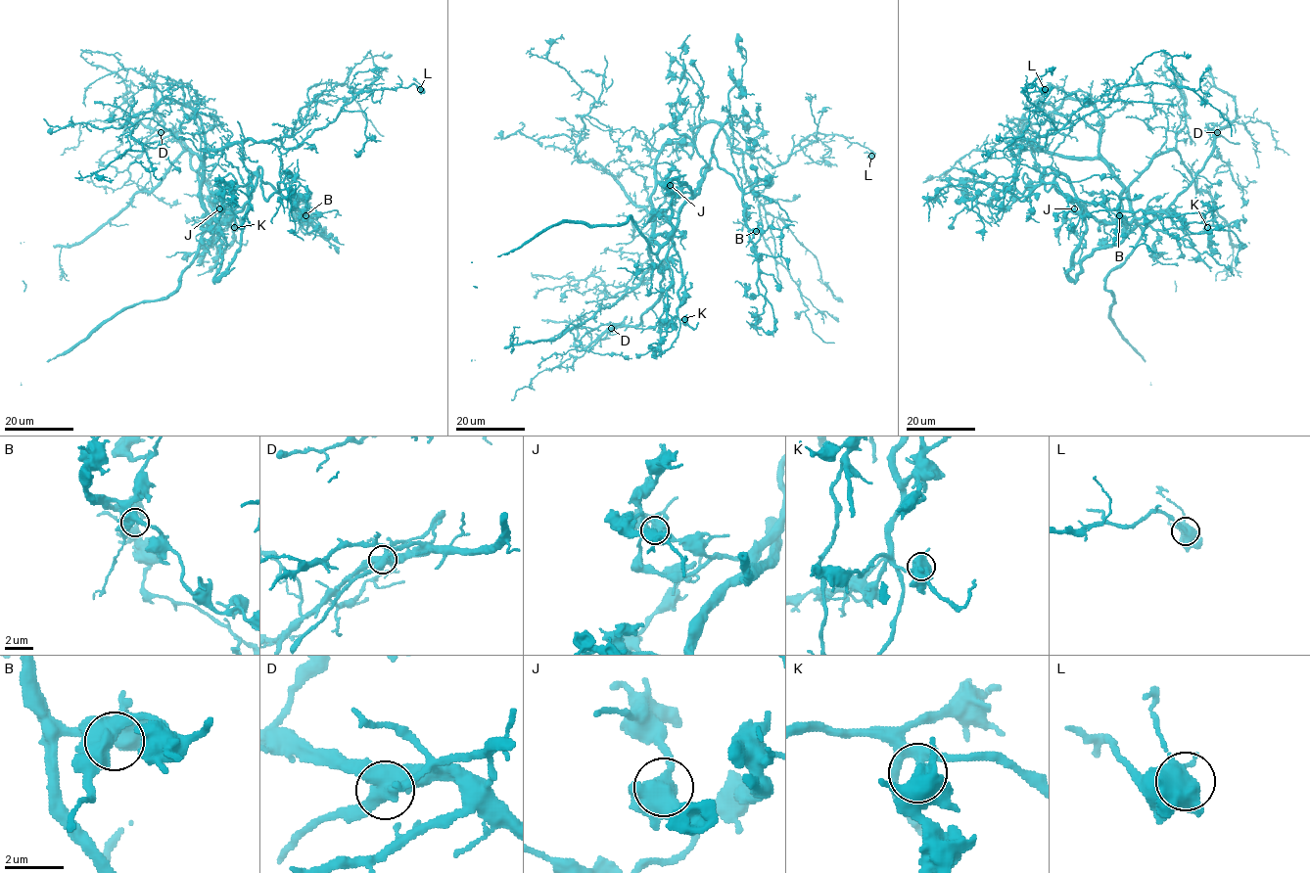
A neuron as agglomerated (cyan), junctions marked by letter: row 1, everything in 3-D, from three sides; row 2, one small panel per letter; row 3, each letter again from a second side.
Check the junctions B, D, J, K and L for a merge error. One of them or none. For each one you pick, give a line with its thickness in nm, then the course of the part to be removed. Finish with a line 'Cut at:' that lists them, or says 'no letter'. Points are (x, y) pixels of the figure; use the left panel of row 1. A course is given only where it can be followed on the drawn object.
D: 550 nm thick; foreign part runs (161, 132), (146, 142), (138, 143)
Cut at: D

